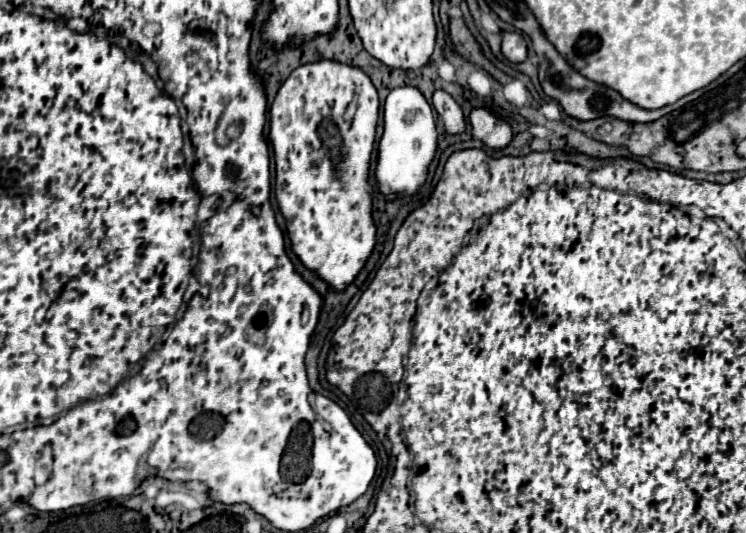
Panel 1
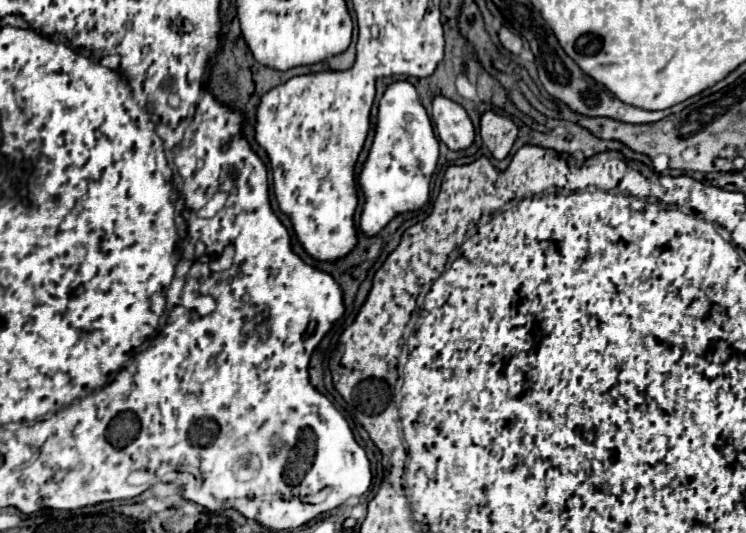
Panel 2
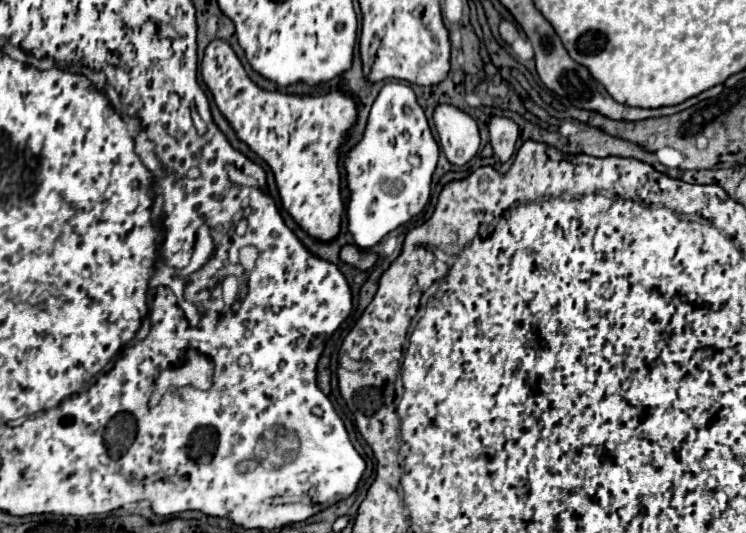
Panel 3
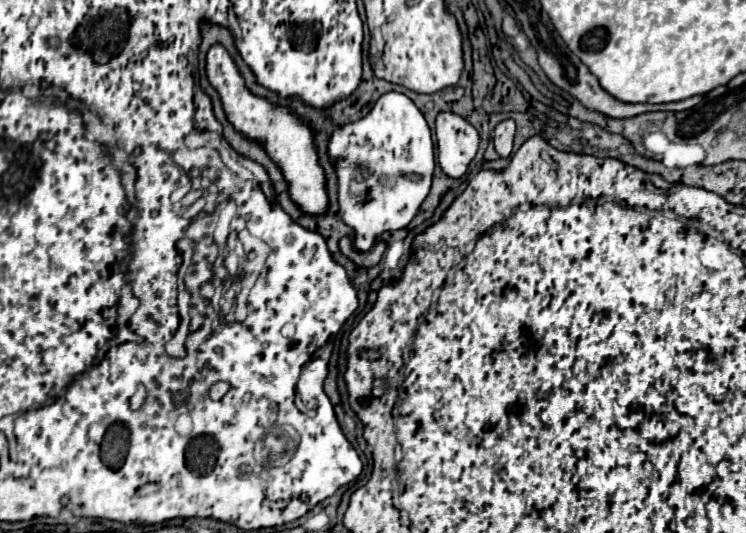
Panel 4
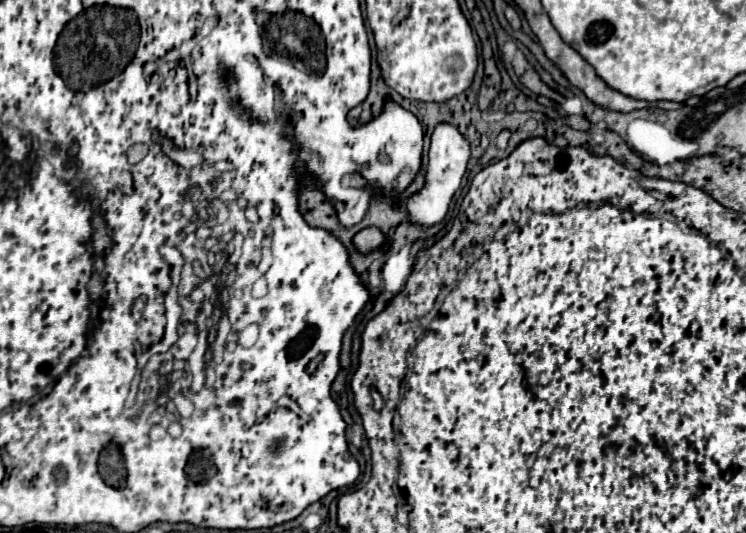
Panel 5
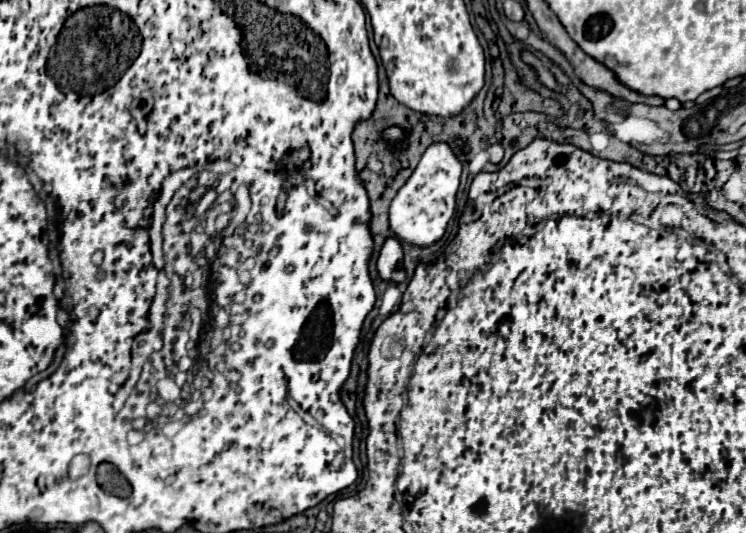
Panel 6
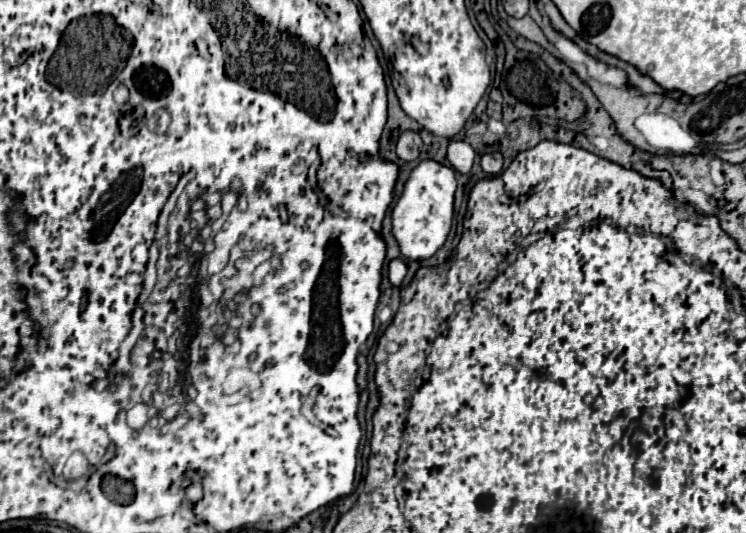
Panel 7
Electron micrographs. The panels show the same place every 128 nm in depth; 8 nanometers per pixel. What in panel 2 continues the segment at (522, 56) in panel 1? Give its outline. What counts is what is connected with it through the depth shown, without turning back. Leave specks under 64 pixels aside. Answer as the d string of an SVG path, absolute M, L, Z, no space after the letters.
M502 26L498 34L500 34L500 44L502 44L508 52L518 54L518 52L522 50L522 40L520 40L520 36L518 36L518 34L510 32L506 26Z

